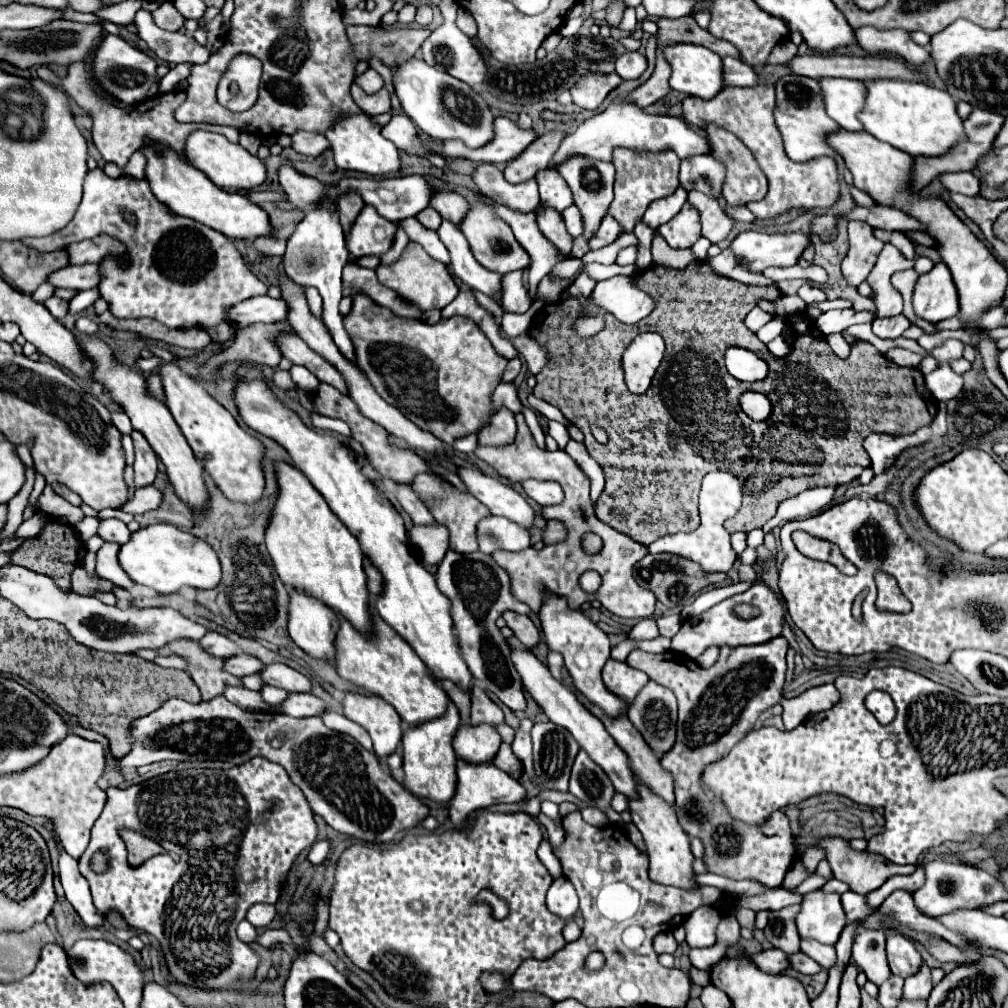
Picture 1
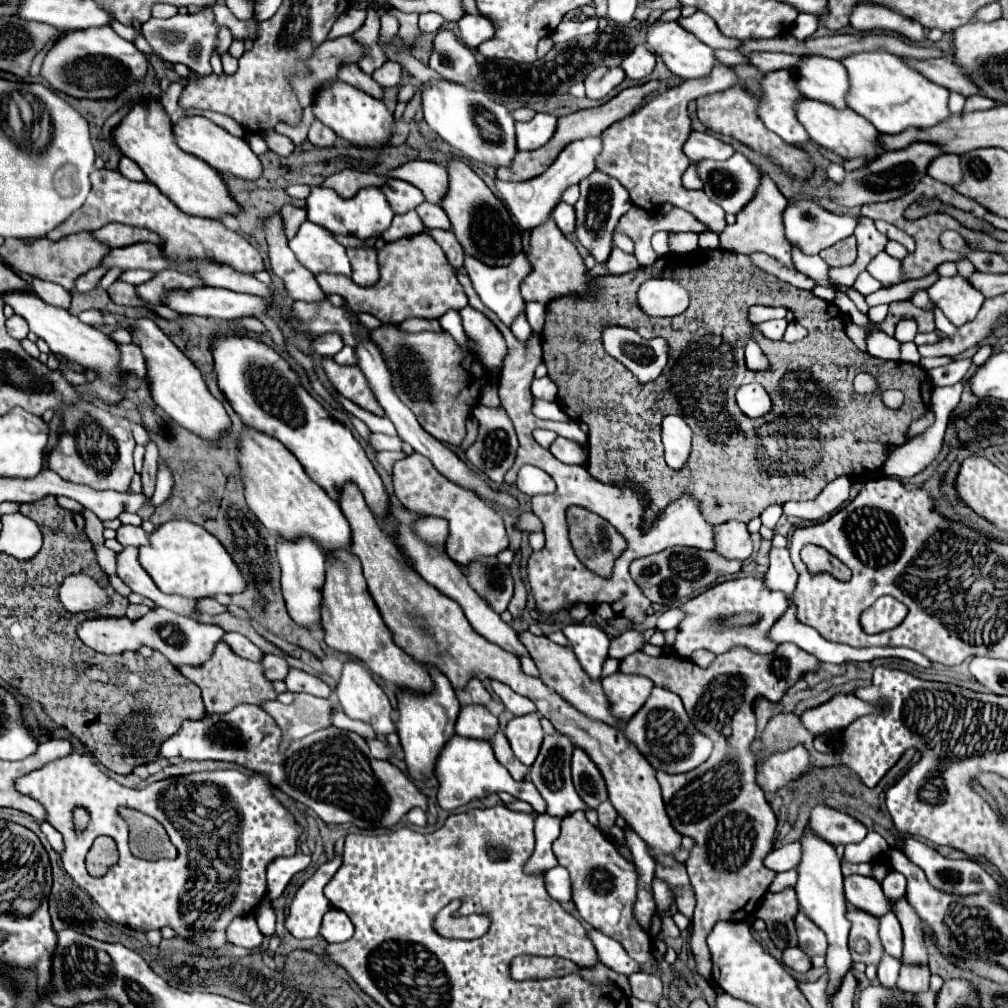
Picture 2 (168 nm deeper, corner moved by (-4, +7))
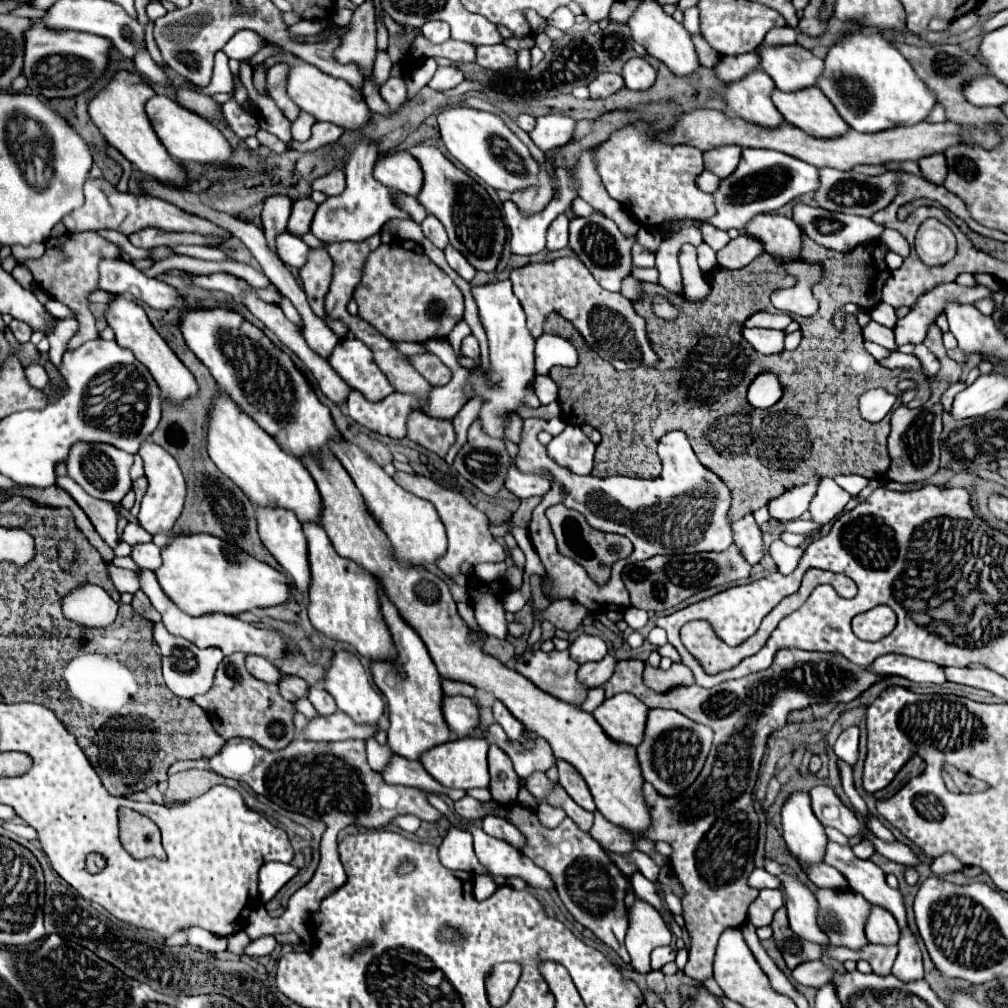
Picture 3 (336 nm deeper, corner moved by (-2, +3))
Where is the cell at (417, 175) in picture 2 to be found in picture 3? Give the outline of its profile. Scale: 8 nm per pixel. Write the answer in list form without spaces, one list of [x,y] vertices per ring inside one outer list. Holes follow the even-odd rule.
[[[406,151],[380,155],[372,175],[386,187],[398,189],[412,197],[416,197],[422,187],[422,169],[418,167],[418,161]]]

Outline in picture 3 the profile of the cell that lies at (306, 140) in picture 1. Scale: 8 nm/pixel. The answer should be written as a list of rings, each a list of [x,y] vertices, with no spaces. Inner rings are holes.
[[[316,123],[312,127],[312,137],[306,141],[306,143],[298,143],[298,141],[290,141],[288,143],[288,149],[294,149],[294,151],[316,151],[324,145],[330,145],[330,143],[336,143],[340,139],[340,135],[344,133],[342,127],[334,125],[334,123]]]

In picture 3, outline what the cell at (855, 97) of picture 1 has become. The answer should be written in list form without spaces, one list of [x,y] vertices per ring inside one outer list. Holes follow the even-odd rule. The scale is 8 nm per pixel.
[[[796,43],[760,47],[758,57],[760,69],[764,69],[772,77],[776,87],[782,91],[798,91],[802,87],[812,87],[822,73],[822,59]]]

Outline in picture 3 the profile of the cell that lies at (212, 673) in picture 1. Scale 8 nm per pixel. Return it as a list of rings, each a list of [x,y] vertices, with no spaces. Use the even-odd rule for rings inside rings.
[[[244,655],[224,657],[216,671],[214,687],[194,701],[208,713],[214,729],[224,739],[246,737],[268,751],[280,751],[286,747],[286,743],[292,743],[296,737],[292,723],[296,707],[290,701],[282,699],[278,687],[254,679],[244,665]]]

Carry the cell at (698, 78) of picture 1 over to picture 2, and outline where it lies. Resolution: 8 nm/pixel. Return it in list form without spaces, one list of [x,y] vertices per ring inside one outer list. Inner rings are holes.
[[[676,21],[670,23],[650,23],[648,25],[648,45],[650,51],[660,55],[666,67],[680,79],[706,79],[716,63],[714,49],[702,43],[696,35],[682,29]]]

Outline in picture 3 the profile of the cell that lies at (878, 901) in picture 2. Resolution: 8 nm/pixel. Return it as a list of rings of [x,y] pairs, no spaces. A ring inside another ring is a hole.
[[[816,863],[816,865],[806,867],[804,875],[816,887],[828,887],[828,889],[846,889],[848,887],[844,875],[826,863]]]

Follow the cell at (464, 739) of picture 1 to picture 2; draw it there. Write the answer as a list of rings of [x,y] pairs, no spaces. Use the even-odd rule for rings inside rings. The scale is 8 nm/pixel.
[[[462,707],[456,733],[468,739],[484,739],[490,741],[498,731],[498,719],[486,707]]]

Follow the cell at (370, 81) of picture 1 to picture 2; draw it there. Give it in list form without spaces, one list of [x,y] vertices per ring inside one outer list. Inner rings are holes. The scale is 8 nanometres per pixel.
[[[386,61],[382,67],[378,67],[378,69],[374,71],[372,77],[374,77],[374,81],[380,83],[384,89],[386,89],[386,87],[394,87],[394,85],[398,85],[400,79],[402,79],[402,67],[400,67],[398,63],[394,63],[394,61]]]

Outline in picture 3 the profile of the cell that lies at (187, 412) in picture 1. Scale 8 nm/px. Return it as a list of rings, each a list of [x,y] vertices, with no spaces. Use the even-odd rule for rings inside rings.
[[[114,295],[114,299],[110,301],[106,313],[106,323],[112,327],[114,335],[116,335],[116,341],[118,345],[130,349],[138,361],[142,361],[150,373],[154,375],[158,387],[174,401],[182,401],[182,399],[188,399],[190,395],[194,395],[196,391],[196,383],[194,383],[194,377],[190,375],[190,371],[186,371],[184,363],[180,363],[180,359],[172,353],[172,349],[168,347],[168,343],[156,333],[156,329],[152,327],[152,323],[148,321],[144,309],[132,301],[132,299],[126,299],[122,295]]]

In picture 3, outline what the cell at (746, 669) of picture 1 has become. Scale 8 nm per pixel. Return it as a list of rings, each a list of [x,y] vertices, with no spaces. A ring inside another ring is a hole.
[[[780,649],[768,669],[742,679],[726,681],[712,689],[698,685],[678,687],[668,695],[646,689],[642,671],[642,661],[620,661],[614,675],[604,683],[606,699],[616,693],[632,693],[648,709],[674,709],[692,721],[706,723],[714,731],[714,743],[706,765],[680,799],[662,799],[660,795],[654,795],[650,783],[642,783],[642,795],[654,823],[654,827],[650,825],[650,829],[644,831],[644,837],[650,841],[666,841],[672,847],[670,869],[684,889],[680,899],[682,917],[692,941],[684,973],[694,981],[704,983],[712,977],[714,951],[720,933],[728,927],[740,927],[746,921],[748,905],[760,893],[746,887],[746,879],[754,871],[758,841],[758,815],[752,807],[752,789],[768,737],[788,723],[792,711],[822,703],[850,703],[878,683],[882,675],[872,673],[868,667],[854,665],[840,653],[804,649]]]

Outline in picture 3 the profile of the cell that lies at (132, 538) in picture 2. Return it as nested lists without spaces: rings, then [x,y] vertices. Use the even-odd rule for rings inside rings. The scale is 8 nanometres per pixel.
[[[142,543],[142,545],[134,545],[132,547],[132,555],[130,555],[142,569],[148,571],[156,571],[162,565],[162,557],[160,557],[160,549],[154,543]]]

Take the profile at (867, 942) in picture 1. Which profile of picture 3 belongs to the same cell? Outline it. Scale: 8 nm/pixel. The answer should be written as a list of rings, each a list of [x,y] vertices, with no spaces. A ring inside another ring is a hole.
[[[816,889],[814,895],[818,901],[818,927],[828,935],[832,945],[858,949],[868,943],[864,923],[872,905],[862,895],[850,889]]]

